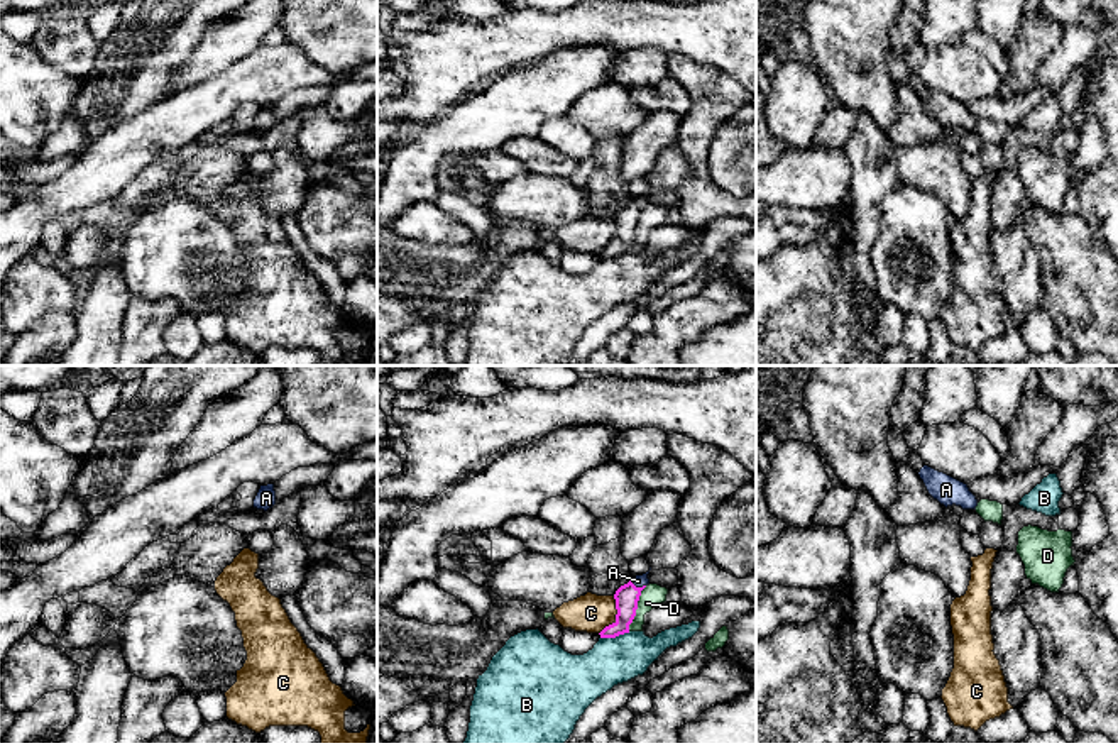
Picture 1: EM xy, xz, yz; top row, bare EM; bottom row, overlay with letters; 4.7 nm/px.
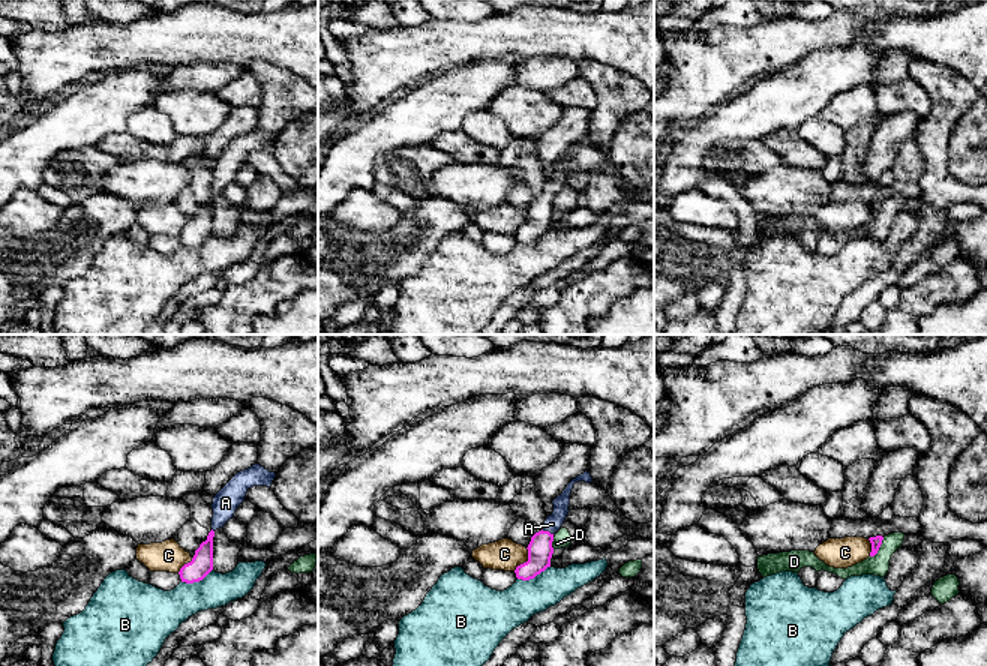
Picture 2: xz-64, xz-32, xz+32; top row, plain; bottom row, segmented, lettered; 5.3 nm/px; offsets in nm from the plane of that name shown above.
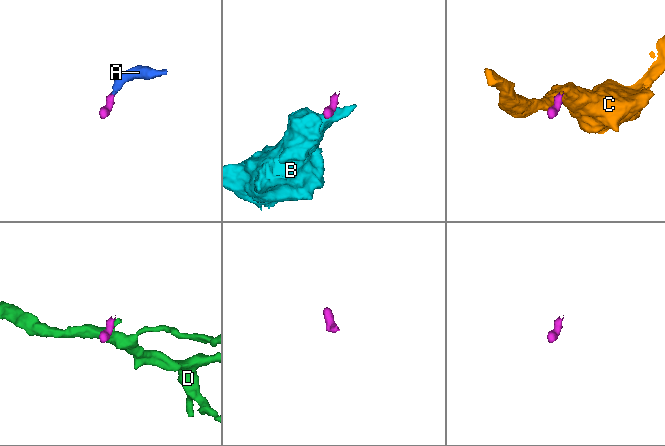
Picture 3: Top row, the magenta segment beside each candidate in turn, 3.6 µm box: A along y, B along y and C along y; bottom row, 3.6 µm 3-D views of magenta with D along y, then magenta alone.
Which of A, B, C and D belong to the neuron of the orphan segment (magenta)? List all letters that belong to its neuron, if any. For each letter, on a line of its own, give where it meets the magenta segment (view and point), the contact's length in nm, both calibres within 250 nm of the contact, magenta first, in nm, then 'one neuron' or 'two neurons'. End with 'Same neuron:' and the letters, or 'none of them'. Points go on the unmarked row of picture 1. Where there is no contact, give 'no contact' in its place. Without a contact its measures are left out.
A: xz (638, 209) | 80 nm | 110/60 nm | one neuron
B: xz (614, 258) | 150 nm | 110/220 nm | two neurons
C: xz (616, 237) | 200 nm | 110/180 nm | two neurons
D: xz (636, 229) | 240 nm | 110/110 nm | two neurons
Same neuron: A

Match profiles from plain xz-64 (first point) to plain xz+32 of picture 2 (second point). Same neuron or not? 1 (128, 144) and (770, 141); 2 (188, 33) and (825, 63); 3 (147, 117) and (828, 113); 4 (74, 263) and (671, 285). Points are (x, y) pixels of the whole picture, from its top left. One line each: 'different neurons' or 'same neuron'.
1: same neuron
2: different neurons
3: different neurons
4: same neuron

